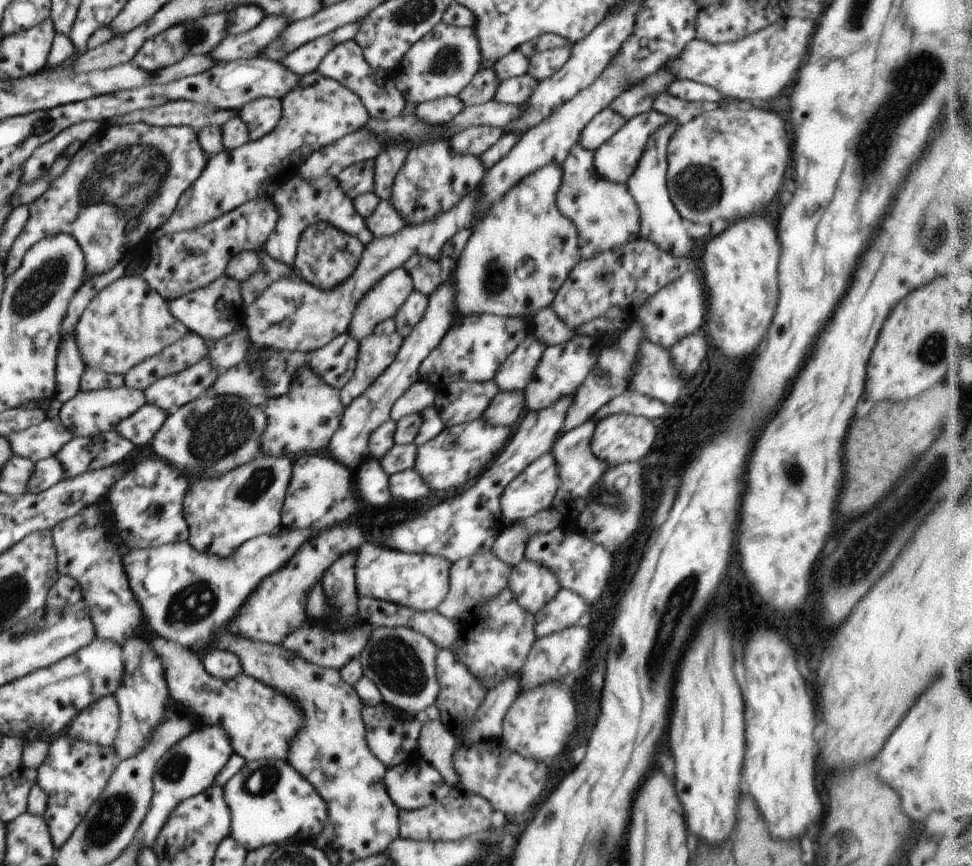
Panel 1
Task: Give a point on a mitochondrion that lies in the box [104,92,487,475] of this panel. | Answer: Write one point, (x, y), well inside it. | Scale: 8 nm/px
(217, 432)

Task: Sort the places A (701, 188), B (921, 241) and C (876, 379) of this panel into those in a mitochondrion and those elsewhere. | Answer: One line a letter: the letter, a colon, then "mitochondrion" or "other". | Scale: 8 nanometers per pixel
A: mitochondrion
B: mitochondrion
C: other

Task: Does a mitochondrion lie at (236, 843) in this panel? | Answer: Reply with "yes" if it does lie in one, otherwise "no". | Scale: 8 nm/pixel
no

